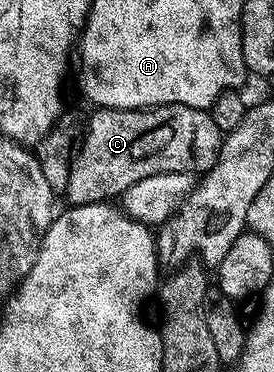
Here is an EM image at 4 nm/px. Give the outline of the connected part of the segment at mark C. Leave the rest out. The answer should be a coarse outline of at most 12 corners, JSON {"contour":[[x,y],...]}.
{"contour":[[92,110],[66,201],[122,196],[141,177],[206,173],[210,110]]}

